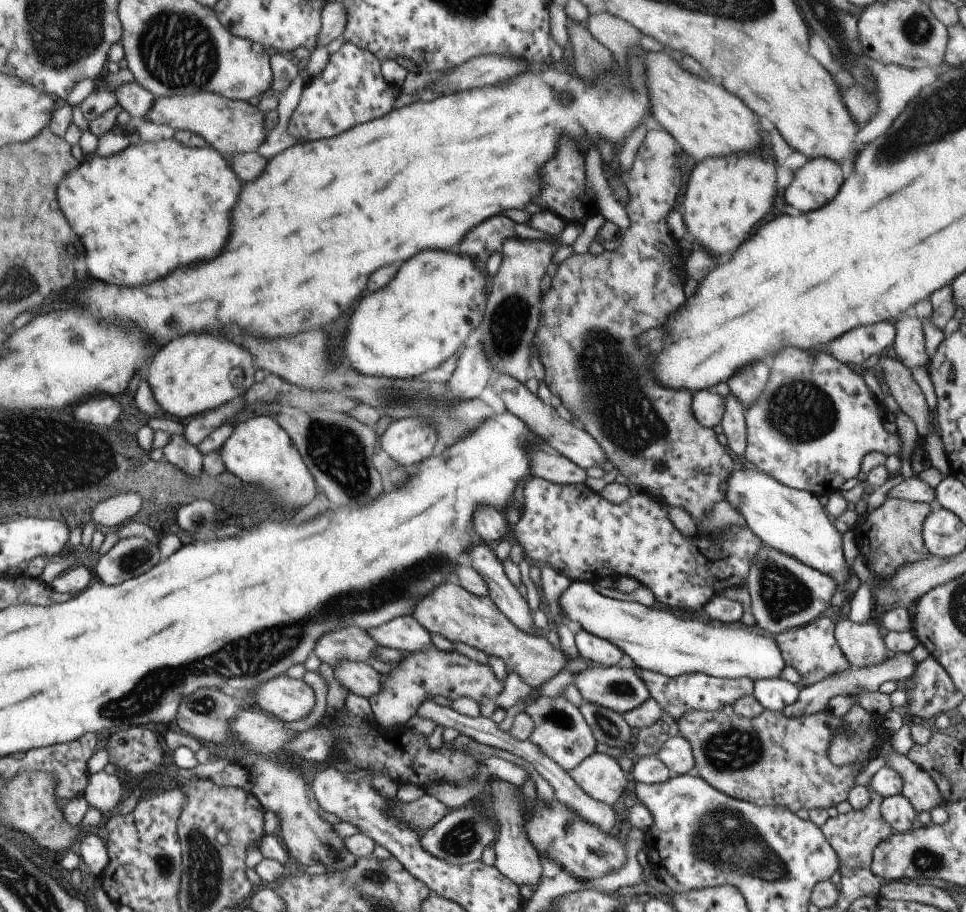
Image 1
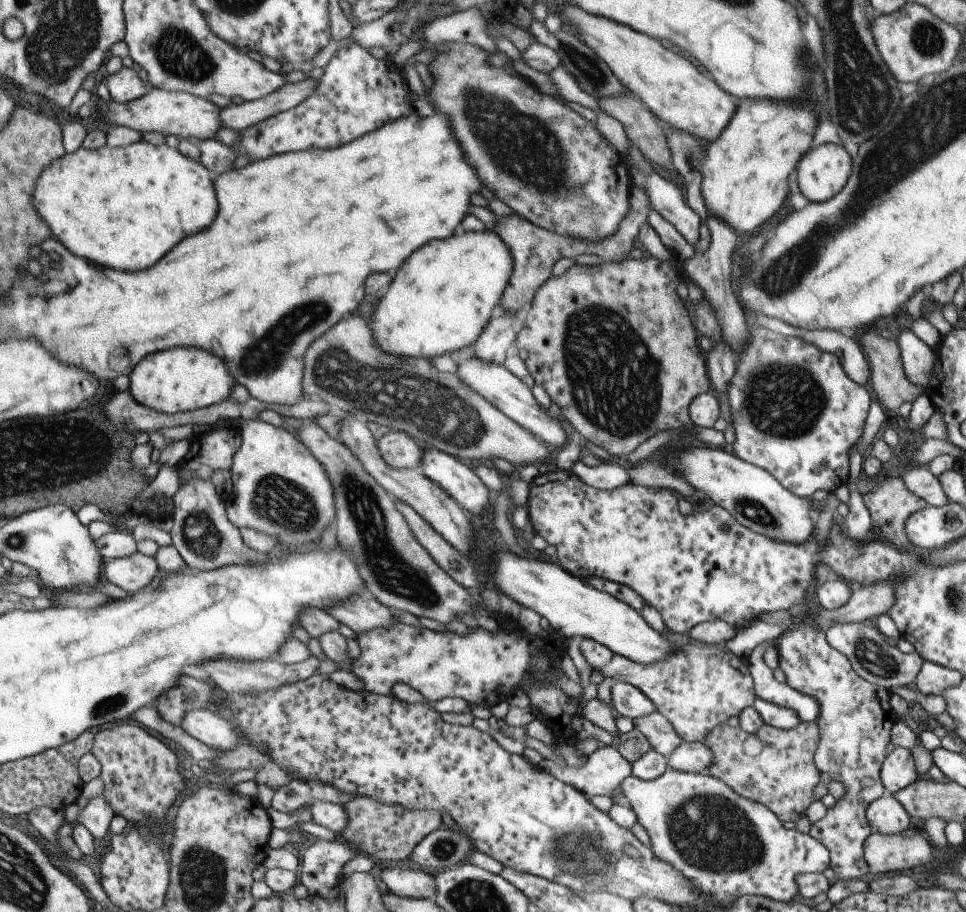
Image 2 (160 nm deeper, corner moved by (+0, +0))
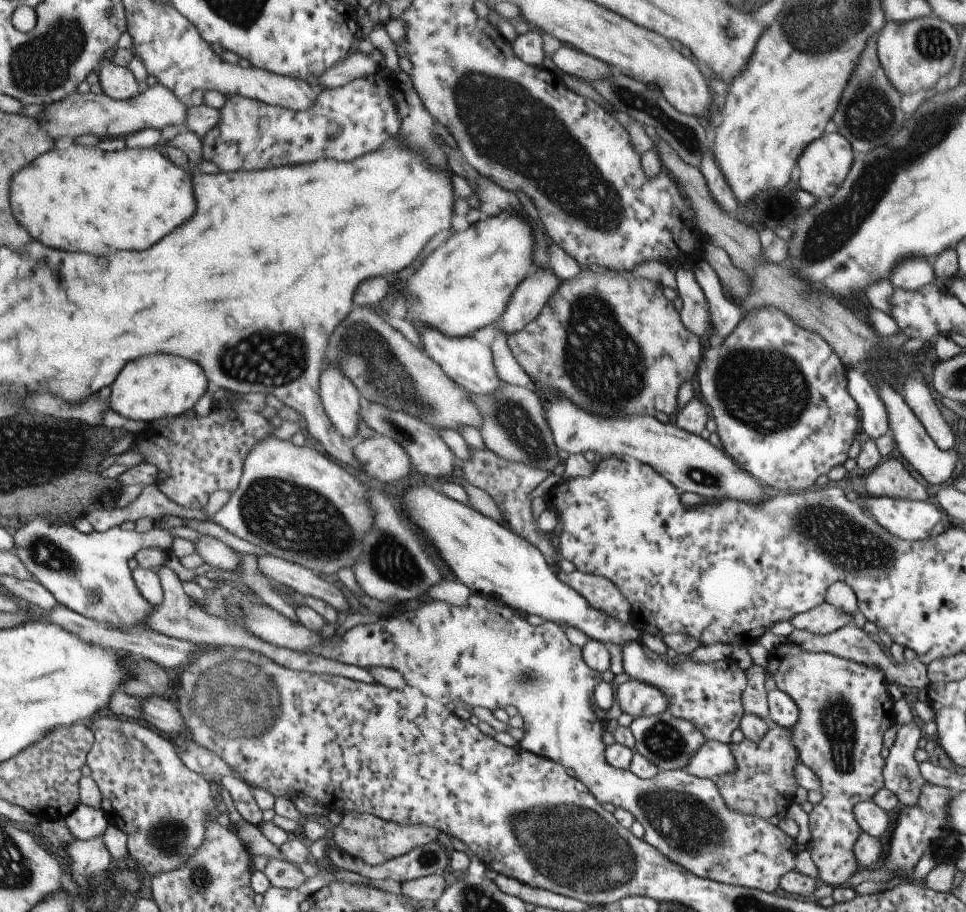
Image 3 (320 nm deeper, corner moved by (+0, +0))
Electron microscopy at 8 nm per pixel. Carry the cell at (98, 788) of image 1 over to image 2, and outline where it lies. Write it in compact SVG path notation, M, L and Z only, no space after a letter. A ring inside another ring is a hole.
M103 793L93 797L83 808L71 805L65 812L69 823L77 821L86 826L97 840L109 834L112 820L116 815Z

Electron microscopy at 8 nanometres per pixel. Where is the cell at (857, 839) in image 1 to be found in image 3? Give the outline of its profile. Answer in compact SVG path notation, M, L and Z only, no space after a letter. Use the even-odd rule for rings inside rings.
M781 642L767 650L767 673L775 686L783 691L795 703L798 717L789 728L790 742L796 750L798 760L816 774L821 793L820 801L813 804L808 813L809 840L807 849L818 872L818 878L825 885L840 885L859 867L852 853L852 844L861 829L852 815L852 806L859 801L869 801L871 796L884 786L882 770L884 760L879 755L882 746L882 734L893 724L894 703L886 692L886 680L883 671L873 665L867 666L829 653L806 651L792 642Z

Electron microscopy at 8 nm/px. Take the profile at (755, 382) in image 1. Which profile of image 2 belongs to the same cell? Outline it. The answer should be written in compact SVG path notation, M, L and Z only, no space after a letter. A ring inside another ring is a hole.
M713 213L706 215L706 226L709 230L709 246L702 253L695 253L692 258L686 259L681 263L681 269L685 268L685 272L693 278L693 282L705 292L711 308L715 310L717 322L721 324L721 332L723 332L723 342L727 342L733 350L739 348L743 344L743 340L747 338L747 326L745 326L745 318L743 312L733 296L733 288L731 288L731 266L733 266L733 248L737 243L737 234L734 228L731 228L724 220L718 219Z

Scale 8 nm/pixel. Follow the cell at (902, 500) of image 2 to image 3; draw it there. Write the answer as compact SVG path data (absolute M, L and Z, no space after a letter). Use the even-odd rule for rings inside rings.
M895 458L877 463L866 473L864 490L872 496L888 496L903 500L925 500L925 488Z

